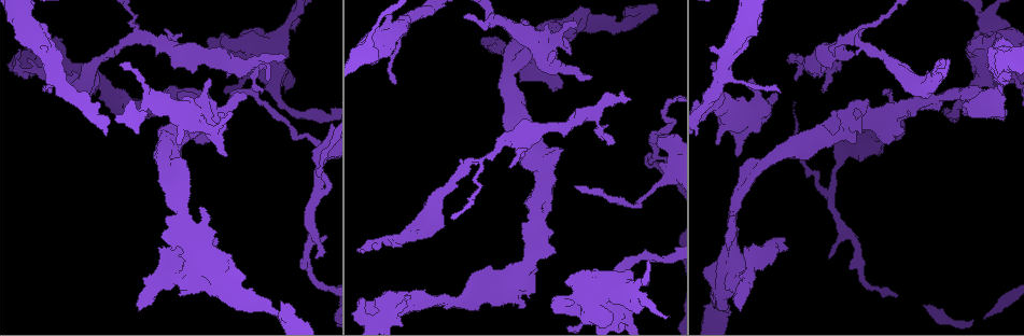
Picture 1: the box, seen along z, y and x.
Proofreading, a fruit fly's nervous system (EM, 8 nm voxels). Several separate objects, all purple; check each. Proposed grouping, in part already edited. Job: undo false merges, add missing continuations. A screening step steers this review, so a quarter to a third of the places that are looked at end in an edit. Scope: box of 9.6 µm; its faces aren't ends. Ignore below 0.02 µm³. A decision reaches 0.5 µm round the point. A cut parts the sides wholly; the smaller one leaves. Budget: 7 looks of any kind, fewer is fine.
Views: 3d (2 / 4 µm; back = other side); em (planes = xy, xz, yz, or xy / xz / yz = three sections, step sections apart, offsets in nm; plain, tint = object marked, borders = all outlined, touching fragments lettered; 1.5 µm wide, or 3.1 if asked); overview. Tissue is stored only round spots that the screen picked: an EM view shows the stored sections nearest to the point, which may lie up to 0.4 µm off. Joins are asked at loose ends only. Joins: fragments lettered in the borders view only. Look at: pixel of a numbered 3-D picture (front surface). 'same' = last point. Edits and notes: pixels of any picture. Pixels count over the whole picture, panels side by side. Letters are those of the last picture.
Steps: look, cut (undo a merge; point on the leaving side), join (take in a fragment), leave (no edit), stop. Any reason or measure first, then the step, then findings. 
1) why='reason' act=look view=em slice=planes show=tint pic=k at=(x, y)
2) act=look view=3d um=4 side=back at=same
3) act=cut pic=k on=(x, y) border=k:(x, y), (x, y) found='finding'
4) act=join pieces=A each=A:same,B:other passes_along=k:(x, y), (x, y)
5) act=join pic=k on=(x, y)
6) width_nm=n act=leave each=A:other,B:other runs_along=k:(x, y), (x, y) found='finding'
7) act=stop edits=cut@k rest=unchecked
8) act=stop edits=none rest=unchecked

why='thick turns thin' act=look view=em slice=yz step=8 show=tint pic=1 at=(995, 85)

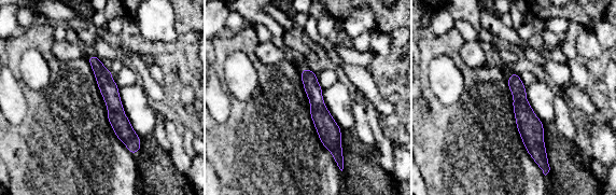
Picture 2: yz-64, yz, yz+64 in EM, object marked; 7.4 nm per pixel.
act=look view=em slice=planes show=tint at=same

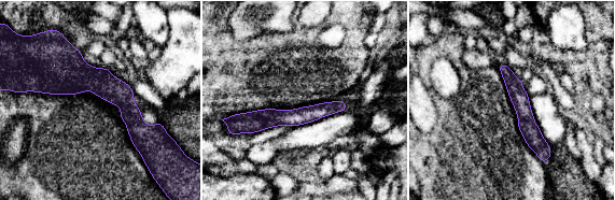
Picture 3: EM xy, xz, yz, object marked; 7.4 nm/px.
why='see the neighbours' act=look view=em slice=planes show=borders at=same

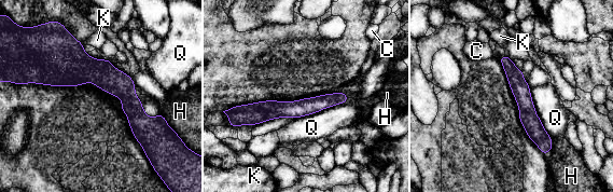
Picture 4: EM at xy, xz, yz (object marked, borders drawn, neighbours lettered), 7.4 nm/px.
width_nm=130 act=leave each=C:other,H:other,K:other,Q:other runs_along=4:(57, 45), (129, 99), (142, 141) found='all the same cell'

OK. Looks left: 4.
why='calibre changes' act=look view=em slice=xy step=8 show=tint pic=1 at=(721, 312)

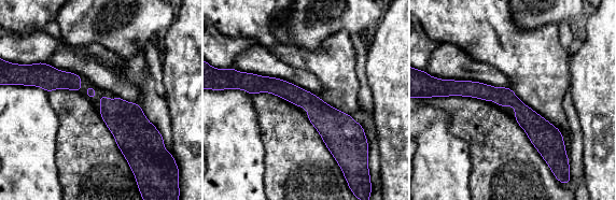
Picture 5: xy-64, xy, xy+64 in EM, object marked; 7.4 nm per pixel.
why='another direction' act=look view=em slice=yz step=4 show=tint at=same

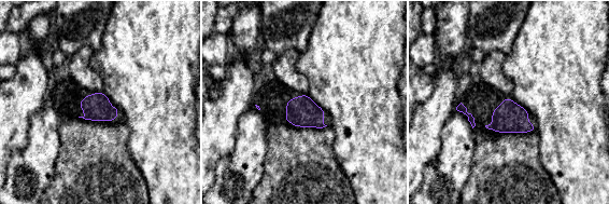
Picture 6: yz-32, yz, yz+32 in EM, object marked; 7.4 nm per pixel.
act=look view=em slice=yz step=4 show=borders at=same

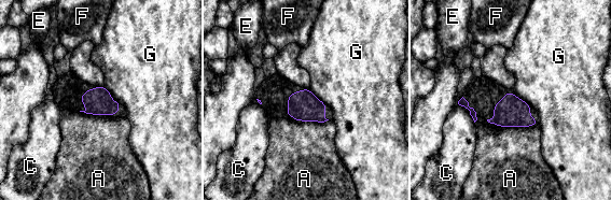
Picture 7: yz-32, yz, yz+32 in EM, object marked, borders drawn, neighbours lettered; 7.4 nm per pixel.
act=leave each=A:other,C:other,E:other,F:other,G:other found='continuous, no second cell'

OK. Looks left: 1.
act=stop edits=none rest=unchecked

